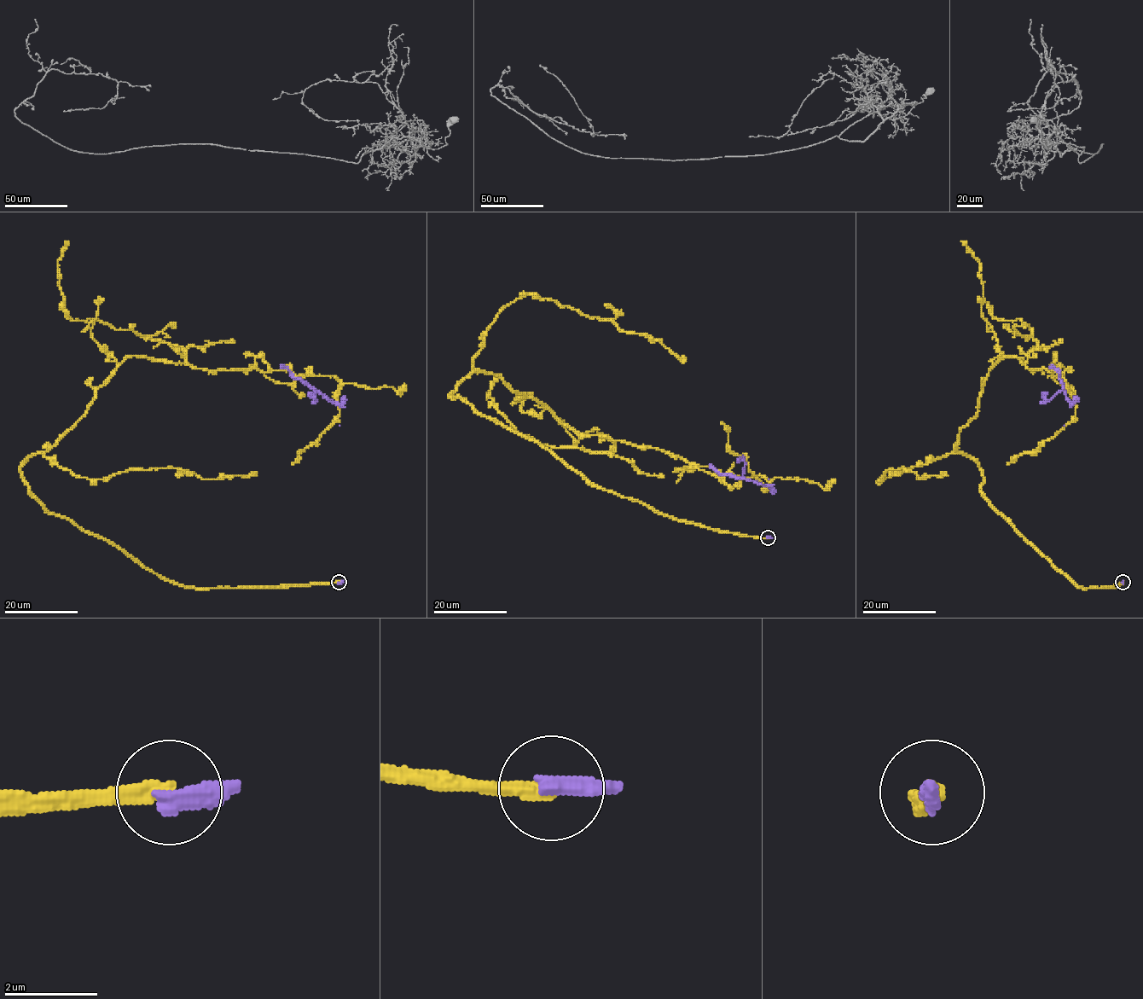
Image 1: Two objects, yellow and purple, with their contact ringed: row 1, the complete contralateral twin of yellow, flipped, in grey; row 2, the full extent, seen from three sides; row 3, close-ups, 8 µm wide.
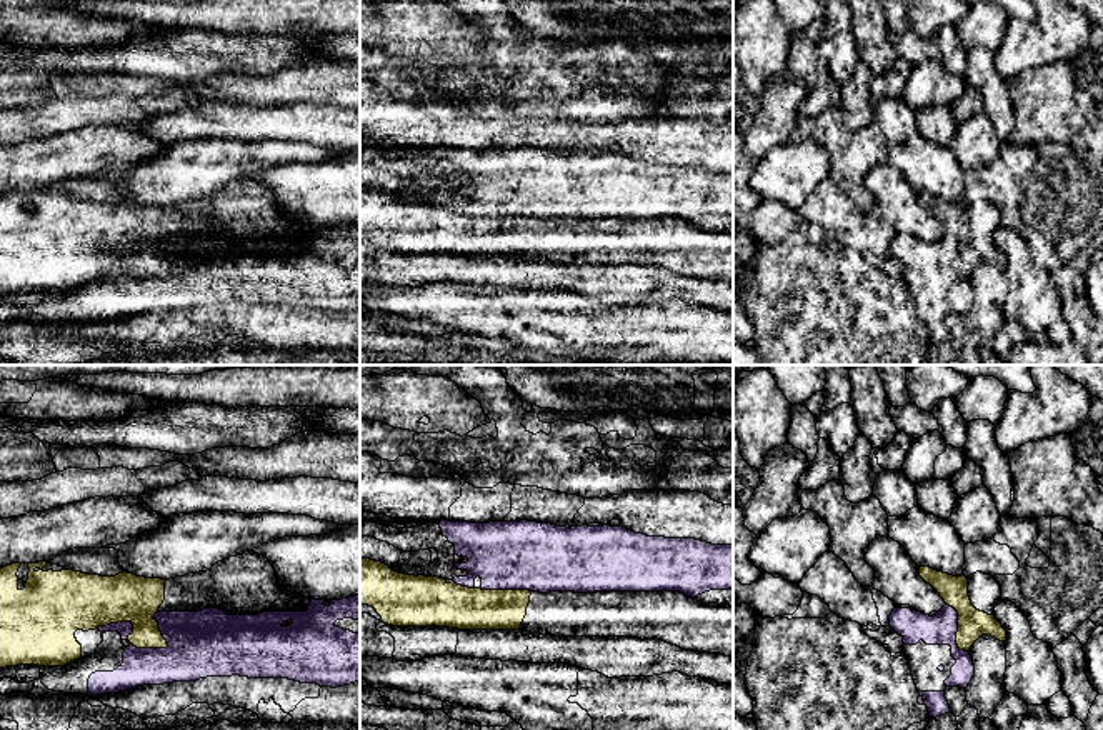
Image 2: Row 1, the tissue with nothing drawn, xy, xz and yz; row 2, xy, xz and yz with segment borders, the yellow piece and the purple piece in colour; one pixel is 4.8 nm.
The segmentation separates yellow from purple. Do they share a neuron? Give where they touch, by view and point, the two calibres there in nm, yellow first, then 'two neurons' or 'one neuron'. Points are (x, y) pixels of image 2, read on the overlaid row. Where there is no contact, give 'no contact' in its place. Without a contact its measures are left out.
contact xy (130, 635); calibres 260 and 190 nm; two neurons

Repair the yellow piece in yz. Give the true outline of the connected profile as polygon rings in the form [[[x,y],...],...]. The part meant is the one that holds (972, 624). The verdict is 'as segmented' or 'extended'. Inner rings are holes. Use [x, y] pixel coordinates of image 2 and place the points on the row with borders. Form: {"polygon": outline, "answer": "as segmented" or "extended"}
{"polygon": [[[920,567],[920,577],[930,583],[946,605],[958,612],[956,645],[970,652],[981,635],[1006,640],[1006,630],[995,618],[995,605],[1001,598],[995,577],[976,572],[970,577],[953,577],[930,567]]], "answer": "extended"}

